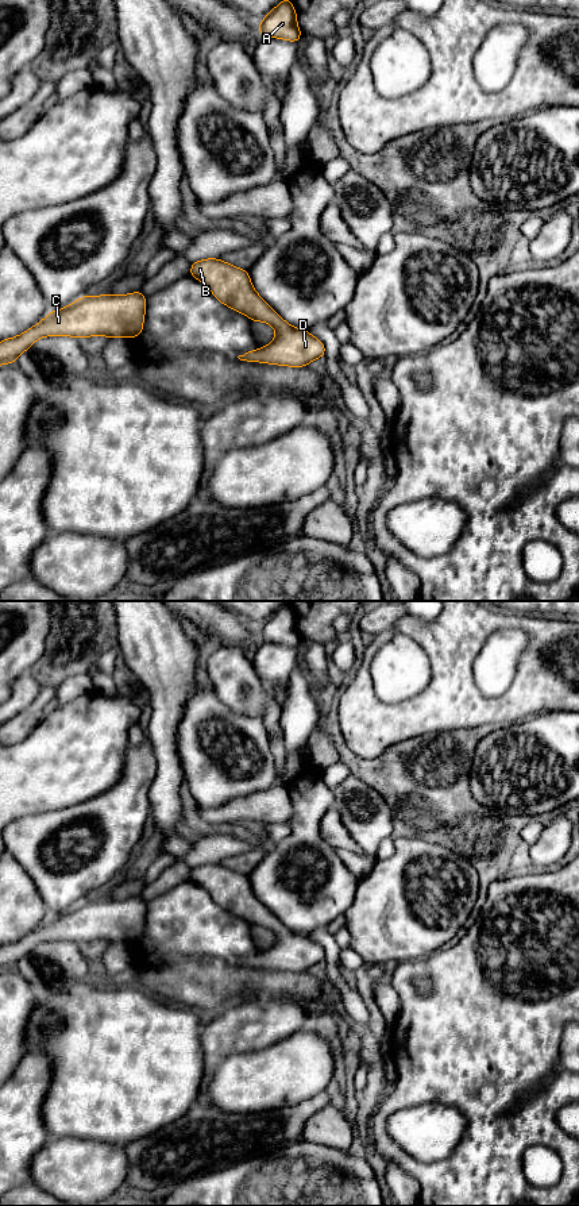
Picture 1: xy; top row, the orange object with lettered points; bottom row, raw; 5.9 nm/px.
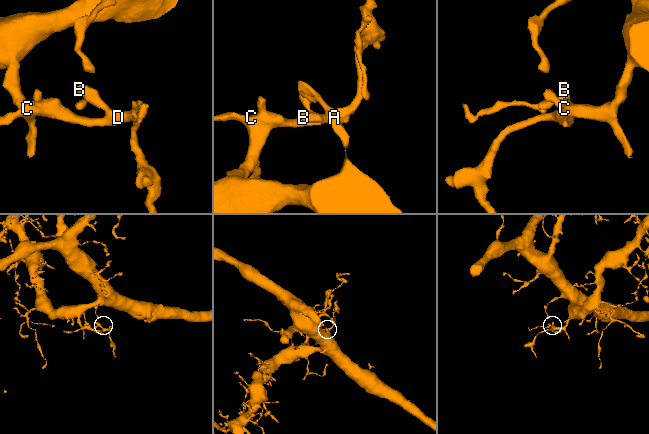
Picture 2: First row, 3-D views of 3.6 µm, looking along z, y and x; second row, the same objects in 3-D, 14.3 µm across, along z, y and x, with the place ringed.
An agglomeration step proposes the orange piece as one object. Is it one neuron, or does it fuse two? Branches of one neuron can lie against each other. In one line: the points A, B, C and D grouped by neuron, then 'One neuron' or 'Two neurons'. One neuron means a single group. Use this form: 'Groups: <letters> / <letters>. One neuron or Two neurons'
Groups: A B C D. One neuron

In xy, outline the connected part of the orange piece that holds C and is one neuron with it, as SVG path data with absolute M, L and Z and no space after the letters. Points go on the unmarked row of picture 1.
M82 901L73 909L51 916L42 926L19 941L0 947L0 970L13 968L39 943L73 941L135 943L143 937L146 901Z

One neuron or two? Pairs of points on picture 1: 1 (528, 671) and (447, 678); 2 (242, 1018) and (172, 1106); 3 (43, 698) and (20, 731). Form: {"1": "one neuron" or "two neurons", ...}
{"1": "one neuron", "2": "two neurons", "3": "one neuron"}

